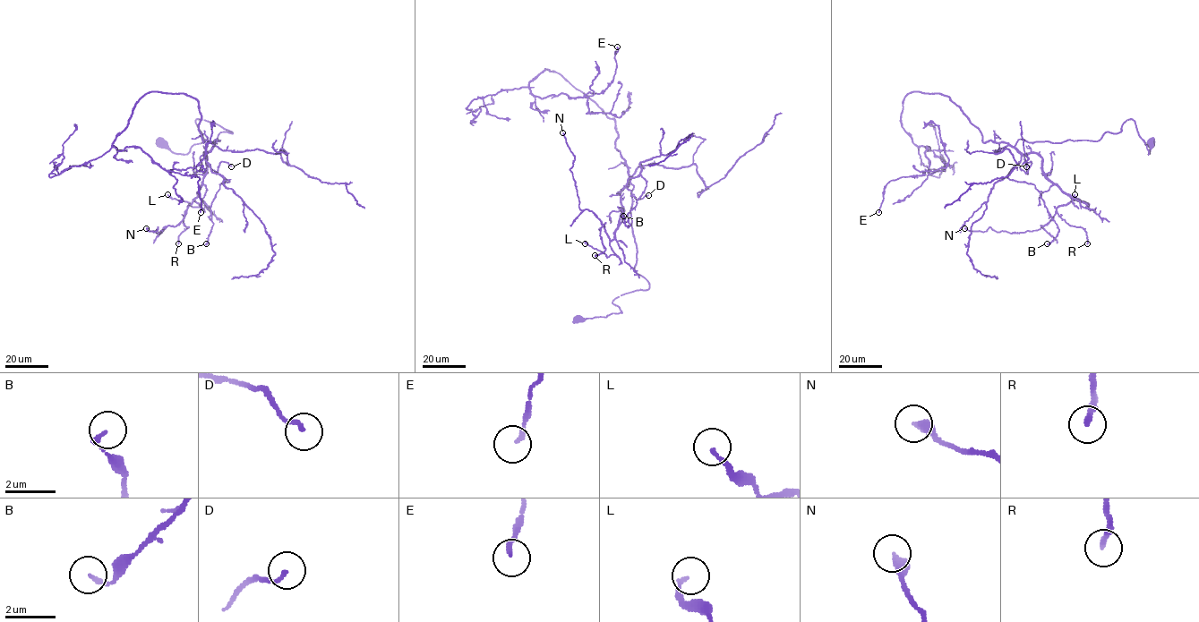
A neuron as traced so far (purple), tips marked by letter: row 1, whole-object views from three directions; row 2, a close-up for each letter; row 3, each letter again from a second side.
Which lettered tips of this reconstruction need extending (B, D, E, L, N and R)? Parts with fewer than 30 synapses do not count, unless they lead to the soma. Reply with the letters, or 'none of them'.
none of them

